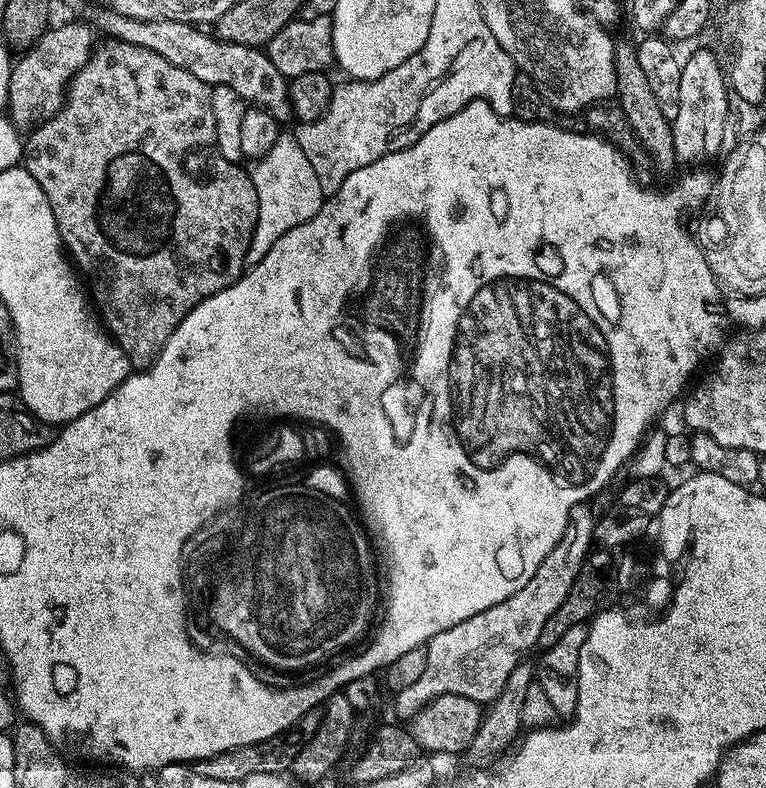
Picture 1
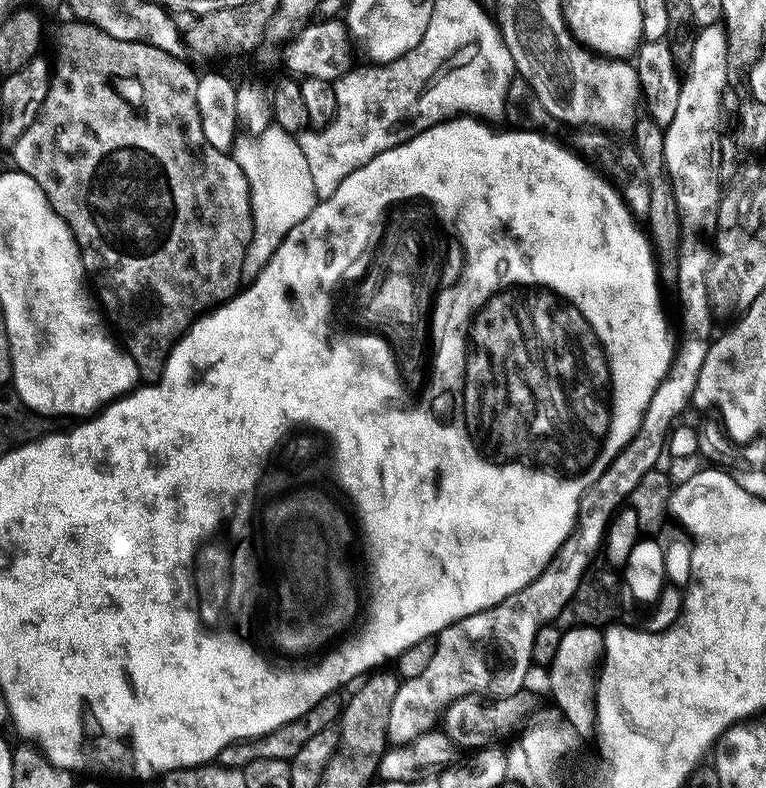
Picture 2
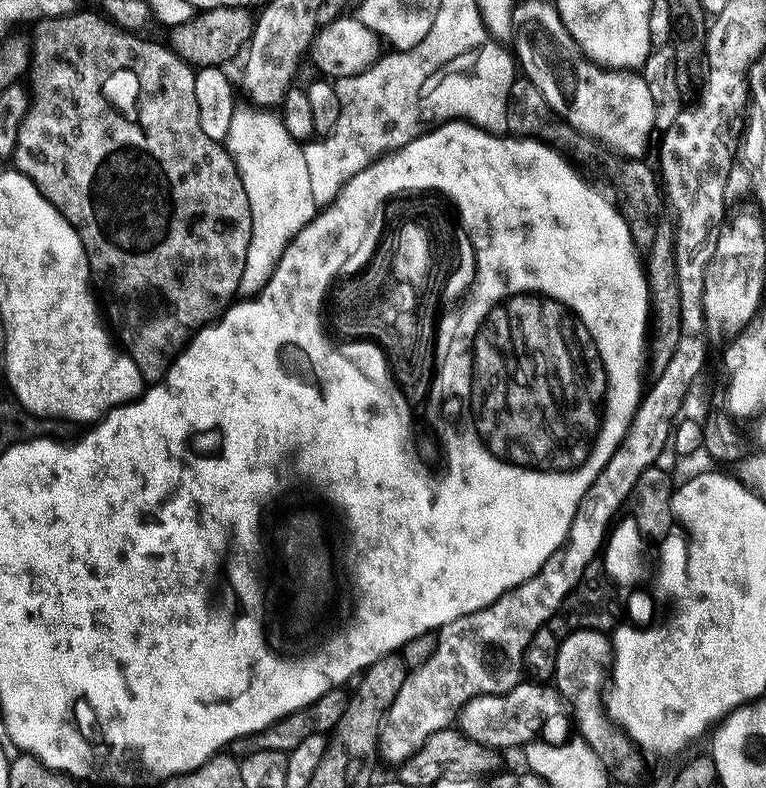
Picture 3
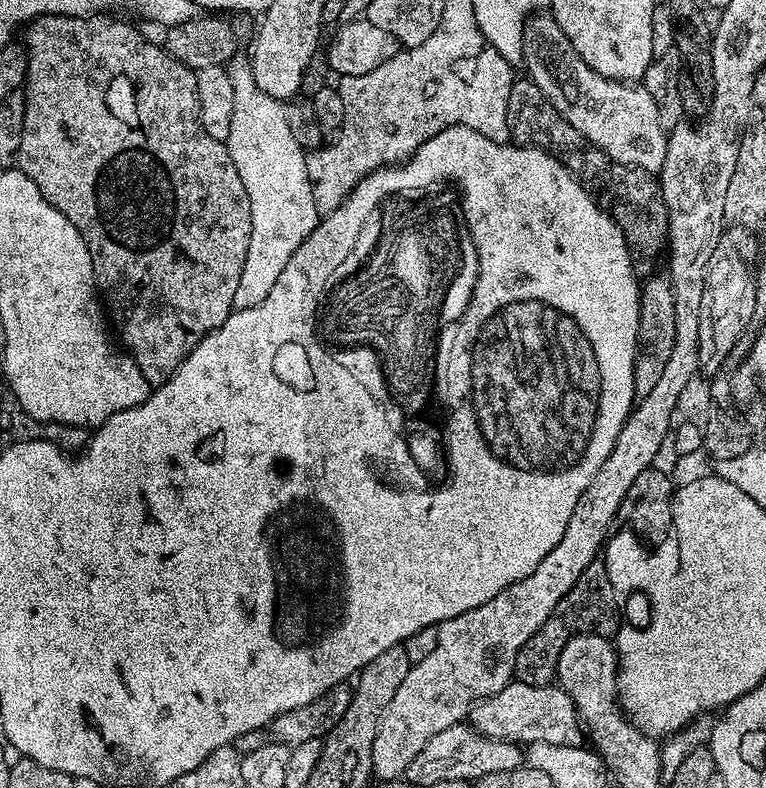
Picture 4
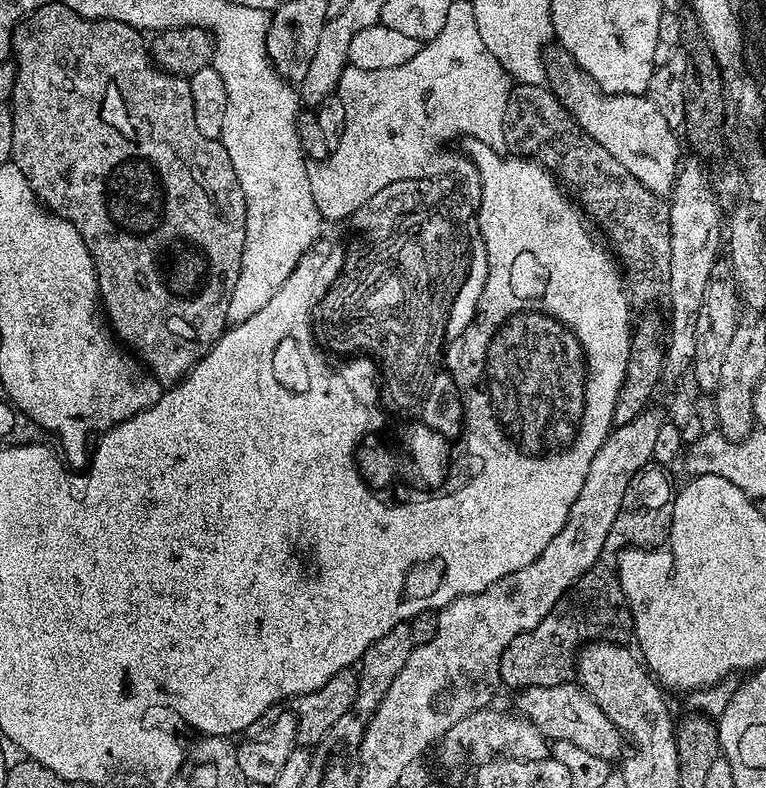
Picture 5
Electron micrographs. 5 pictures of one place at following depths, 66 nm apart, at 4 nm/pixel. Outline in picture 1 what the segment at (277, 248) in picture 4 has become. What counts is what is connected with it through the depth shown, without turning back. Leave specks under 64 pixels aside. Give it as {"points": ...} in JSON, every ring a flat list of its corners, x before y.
{"points":[[281,135,269,152,251,166,252,185,258,194,258,222,248,248,249,265,257,264,286,230,294,230,294,226,302,226,302,222,314,218,326,199,322,186,318,186,318,174,310,166,310,158,302,154,302,146,291,135]]}

